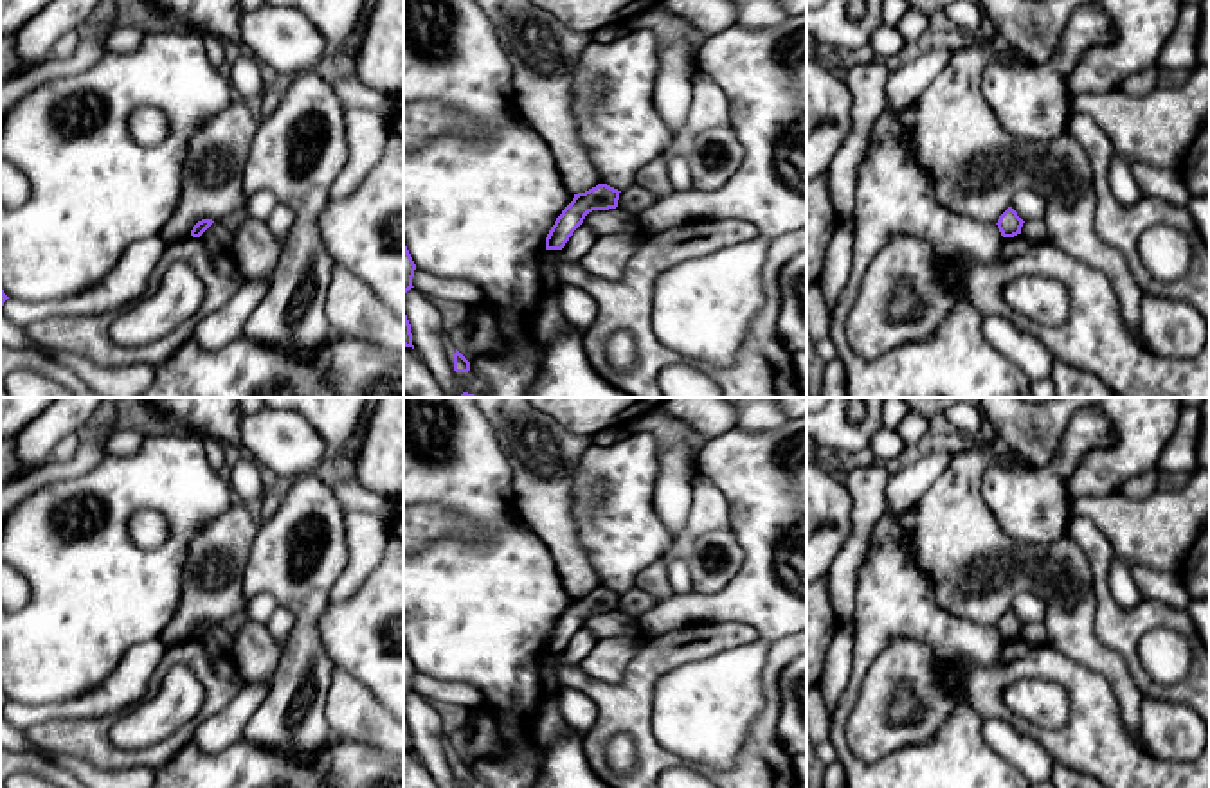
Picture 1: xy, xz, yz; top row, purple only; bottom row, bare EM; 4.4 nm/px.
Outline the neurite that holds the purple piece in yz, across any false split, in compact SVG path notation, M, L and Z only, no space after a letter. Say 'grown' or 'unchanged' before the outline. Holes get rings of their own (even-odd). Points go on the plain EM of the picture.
unchanged; M1008 610L998 622L998 631L1001 635L1003 640L1014 640L1017 637L1021 637L1021 630L1023 630L1023 622L1017 619L1017 615Z

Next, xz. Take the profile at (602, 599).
unchanged; M598 587L585 595L574 597L573 604L562 613L551 630L546 640L546 653L562 653L589 615L616 612L619 595L621 594L607 587Z

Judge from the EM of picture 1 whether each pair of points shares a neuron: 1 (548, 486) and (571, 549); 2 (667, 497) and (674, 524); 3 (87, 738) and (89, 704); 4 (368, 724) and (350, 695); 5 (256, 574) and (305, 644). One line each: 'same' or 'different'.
1: same
2: same
3: different
4: same
5: same

